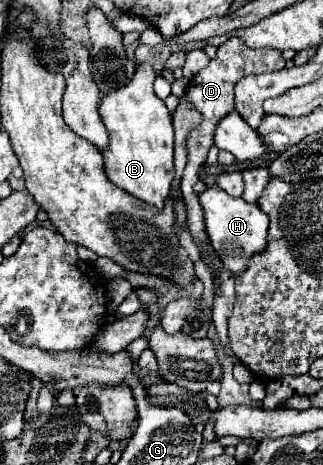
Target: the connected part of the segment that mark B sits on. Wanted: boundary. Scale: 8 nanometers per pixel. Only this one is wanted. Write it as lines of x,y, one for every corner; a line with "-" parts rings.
139,63
135,75
129,81
129,85
123,85
121,89
101,97
99,115
105,123
107,133
109,133
109,143
107,143
105,149
101,149
101,153
103,153
103,159
105,159
105,175
113,185
117,185
123,191
131,193
133,197
145,201
147,205
155,205
157,209
163,209
165,199
169,197
169,191
171,191
171,181
175,177
173,123
171,123
169,109
165,107
165,103
153,91
155,77
157,77
157,73
149,63

